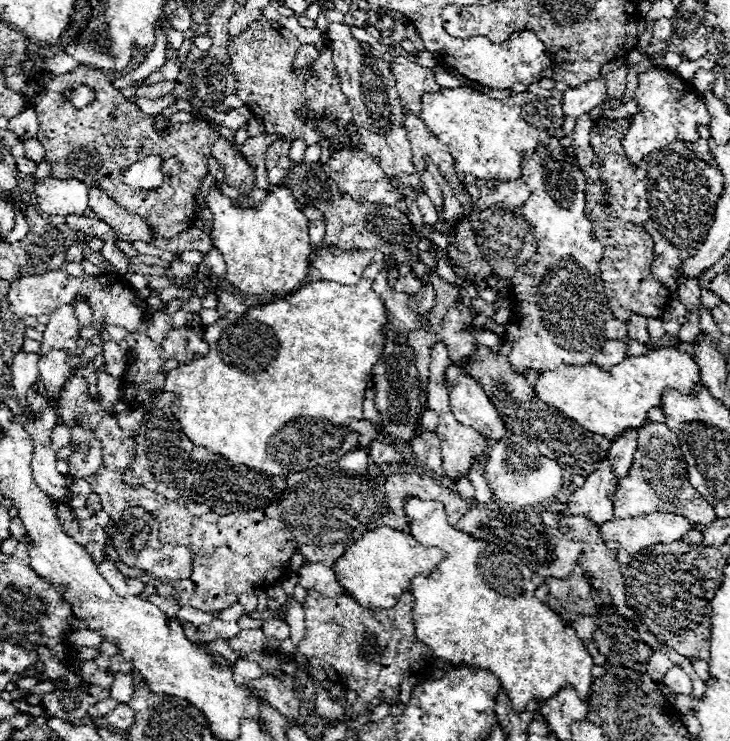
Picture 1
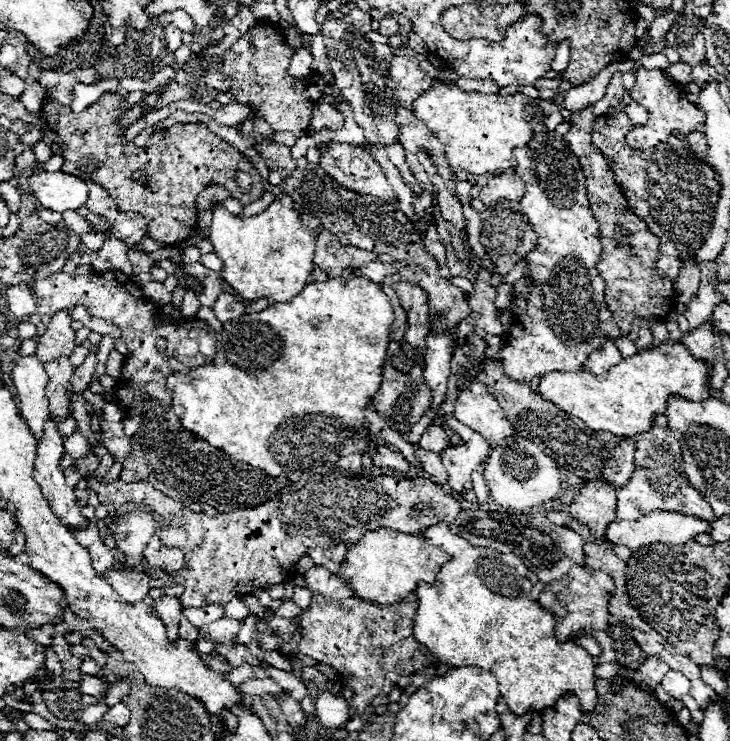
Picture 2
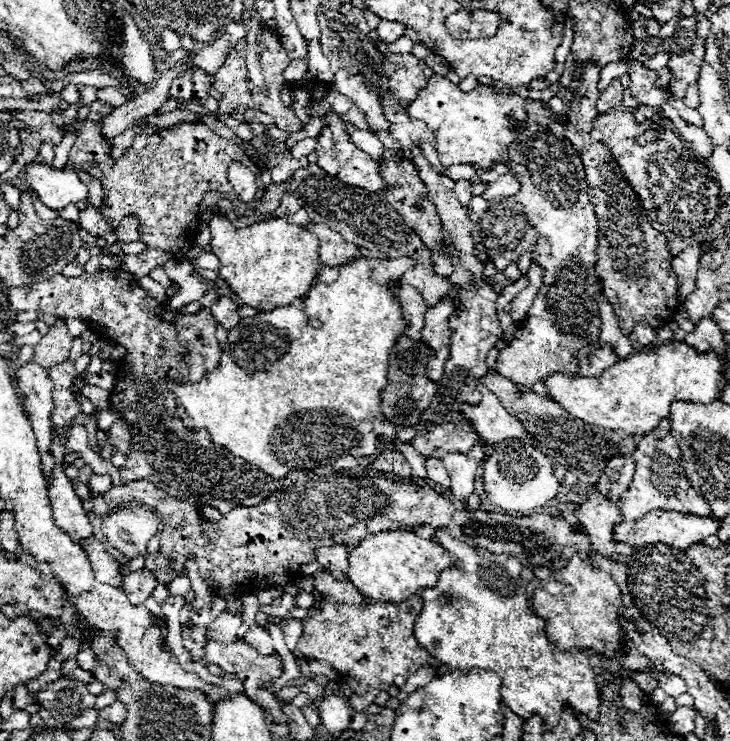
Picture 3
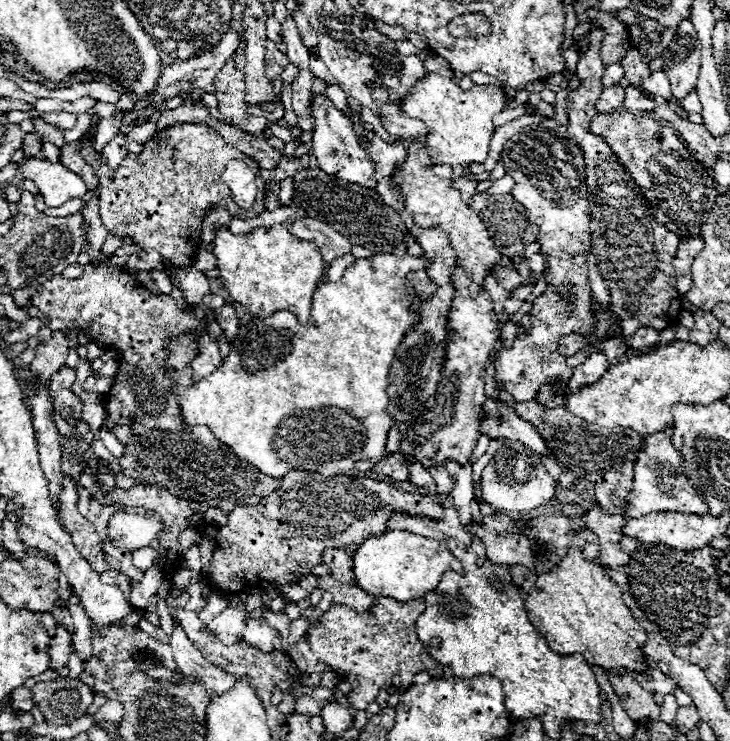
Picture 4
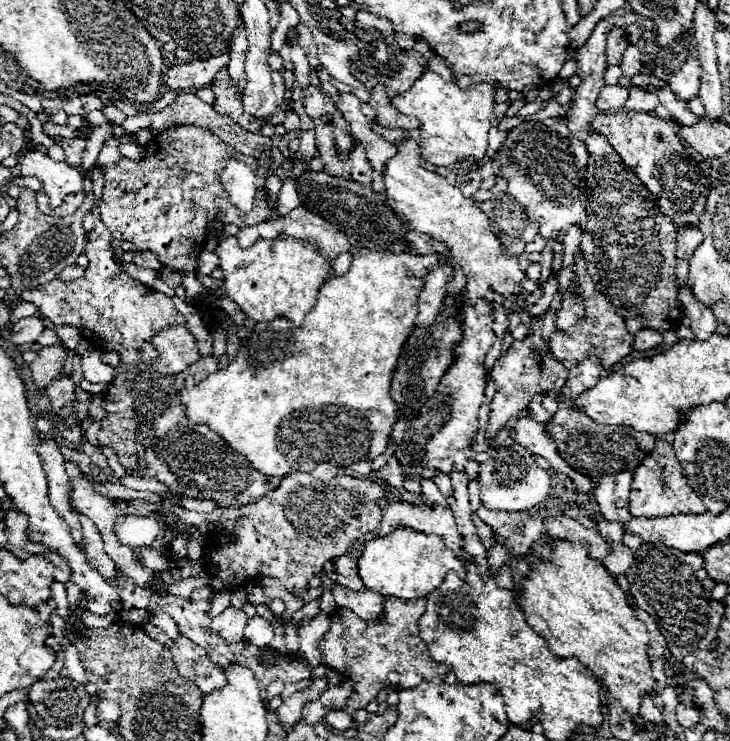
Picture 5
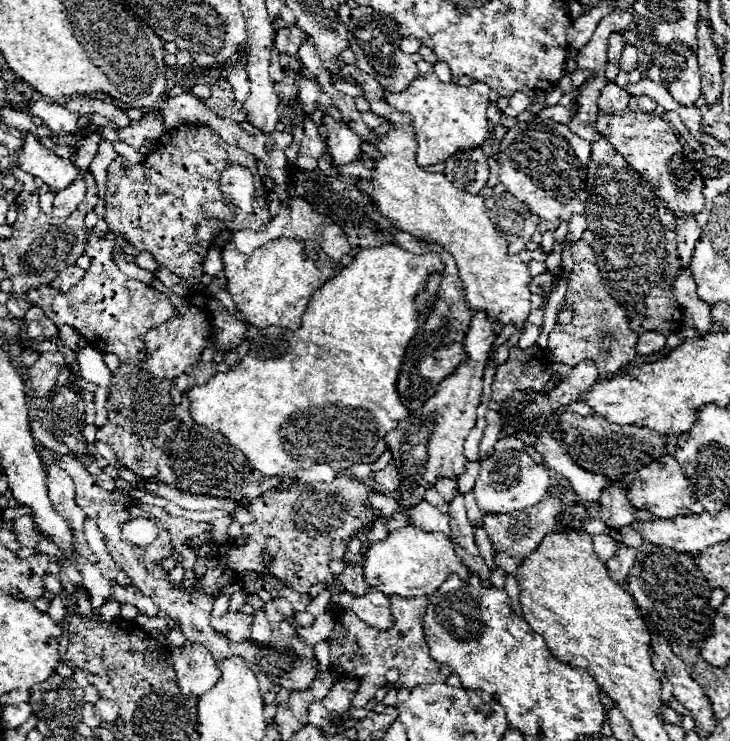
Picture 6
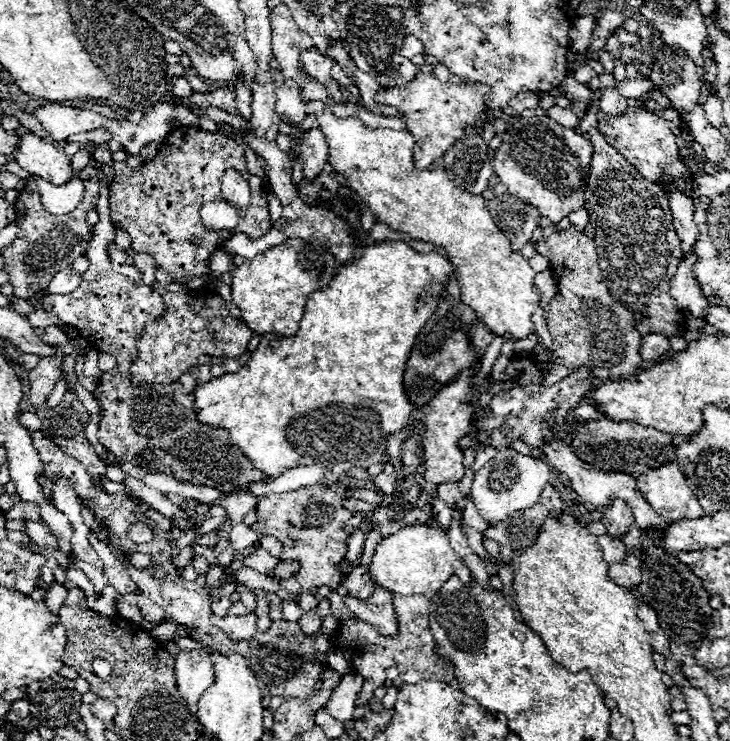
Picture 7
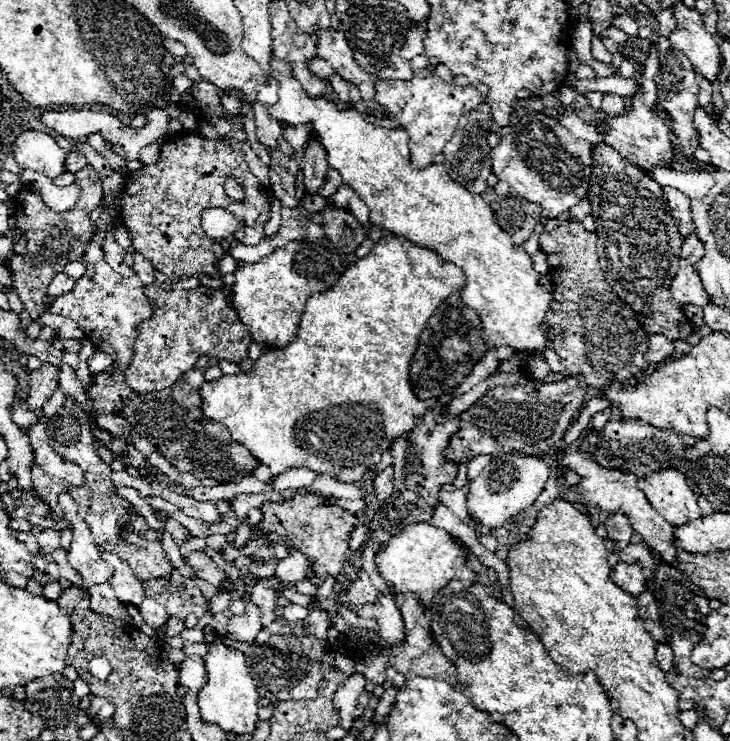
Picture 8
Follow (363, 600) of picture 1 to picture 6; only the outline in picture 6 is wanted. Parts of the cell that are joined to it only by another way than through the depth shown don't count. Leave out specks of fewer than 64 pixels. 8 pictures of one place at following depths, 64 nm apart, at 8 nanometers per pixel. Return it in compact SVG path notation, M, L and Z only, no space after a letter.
M400 528L390 532L388 538L380 542L372 542L364 554L364 578L370 588L376 588L388 596L400 598L414 598L414 596L428 596L438 590L438 586L456 572L462 580L470 576L464 562L456 556L452 544L440 532L426 532L420 528Z

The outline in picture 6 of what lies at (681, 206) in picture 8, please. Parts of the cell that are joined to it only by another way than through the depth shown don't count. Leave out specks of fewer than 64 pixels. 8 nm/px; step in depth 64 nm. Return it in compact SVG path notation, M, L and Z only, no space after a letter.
M694 218L676 220L676 236L678 236L678 258L682 260L682 268L688 266L694 246L700 240L700 228Z

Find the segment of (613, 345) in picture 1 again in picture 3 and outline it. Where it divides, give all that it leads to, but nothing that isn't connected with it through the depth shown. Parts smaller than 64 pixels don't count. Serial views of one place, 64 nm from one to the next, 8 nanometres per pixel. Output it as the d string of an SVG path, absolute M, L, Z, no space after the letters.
M602 346L602 348L594 350L592 354L588 354L584 360L580 360L578 374L596 376L598 378L598 376L602 376L604 370L608 370L616 362L618 362L618 354L610 346Z

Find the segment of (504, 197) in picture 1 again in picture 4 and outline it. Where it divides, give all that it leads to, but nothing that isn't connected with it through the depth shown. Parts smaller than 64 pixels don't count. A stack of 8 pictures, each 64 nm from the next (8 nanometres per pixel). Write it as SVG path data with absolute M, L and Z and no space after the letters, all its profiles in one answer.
M506 174L506 176L498 178L498 180L494 180L494 184L490 186L488 194L490 196L494 196L494 194L510 194L512 188L514 188L514 180L512 180L510 174Z

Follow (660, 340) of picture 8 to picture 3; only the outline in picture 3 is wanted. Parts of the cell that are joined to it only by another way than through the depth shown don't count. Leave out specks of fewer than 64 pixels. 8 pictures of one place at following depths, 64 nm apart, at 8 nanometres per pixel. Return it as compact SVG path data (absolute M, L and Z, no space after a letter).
M640 322L640 324L636 324L636 328L632 330L632 334L628 338L636 350L642 350L642 348L652 346L656 342L656 332L652 326Z

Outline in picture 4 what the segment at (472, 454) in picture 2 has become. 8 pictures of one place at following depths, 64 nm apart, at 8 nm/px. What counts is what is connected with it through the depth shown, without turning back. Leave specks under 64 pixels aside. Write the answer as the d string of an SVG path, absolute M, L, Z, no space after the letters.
M448 460L446 470L452 476L452 506L460 512L460 522L468 524L472 520L472 510L470 510L470 500L474 498L474 486L472 486L472 464L458 464L456 460Z

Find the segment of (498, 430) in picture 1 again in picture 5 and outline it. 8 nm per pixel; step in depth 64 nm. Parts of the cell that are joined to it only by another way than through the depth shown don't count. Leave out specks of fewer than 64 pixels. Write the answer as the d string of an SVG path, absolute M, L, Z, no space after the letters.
M518 418L514 428L510 430L510 438L518 444L524 444L524 448L528 448L532 454L538 454L542 458L546 458L552 468L560 474L566 474L572 478L572 482L580 488L580 492L588 492L590 486L592 486L592 480L574 472L562 458L560 454L556 452L556 444L546 436L542 424L538 424L536 420L530 420L530 418Z

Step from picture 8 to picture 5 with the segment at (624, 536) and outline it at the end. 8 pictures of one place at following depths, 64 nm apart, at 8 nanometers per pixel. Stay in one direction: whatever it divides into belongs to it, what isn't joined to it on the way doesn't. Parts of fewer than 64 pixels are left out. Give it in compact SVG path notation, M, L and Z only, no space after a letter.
M632 470L618 472L616 476L604 476L598 480L594 498L600 506L600 514L606 520L618 520L624 524L632 520L628 512L630 486L632 486Z

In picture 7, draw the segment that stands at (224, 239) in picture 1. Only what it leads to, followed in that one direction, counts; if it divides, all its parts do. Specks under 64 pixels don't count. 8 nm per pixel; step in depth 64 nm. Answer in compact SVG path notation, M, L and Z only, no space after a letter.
M300 238L272 246L268 252L256 256L256 260L232 256L232 300L252 332L274 332L278 336L292 336L300 328L308 294L328 286L328 282L336 276L338 266L338 260L330 256L318 242L304 242Z

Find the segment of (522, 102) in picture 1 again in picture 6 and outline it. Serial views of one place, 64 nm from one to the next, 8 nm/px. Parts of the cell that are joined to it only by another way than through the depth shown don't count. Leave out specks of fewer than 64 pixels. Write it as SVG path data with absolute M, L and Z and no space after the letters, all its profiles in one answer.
M434 72L420 74L404 92L386 94L386 102L398 112L412 116L412 126L416 130L416 160L420 166L434 166L446 162L454 152L482 146L488 132L488 102L490 88L486 84L474 82L470 86L444 84Z

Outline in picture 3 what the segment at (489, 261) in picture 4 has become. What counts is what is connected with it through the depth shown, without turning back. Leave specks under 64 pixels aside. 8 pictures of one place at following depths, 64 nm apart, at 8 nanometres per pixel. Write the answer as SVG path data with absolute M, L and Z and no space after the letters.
M414 148L414 150L412 150L412 156L414 156L414 162L416 162L416 166L418 166L418 172L420 172L420 178L422 178L424 186L430 190L428 194L430 194L430 200L434 202L434 206L436 206L436 212L438 212L438 216L440 216L440 220L442 220L442 226L448 230L448 234L450 234L452 244L456 246L456 250L464 254L464 256L460 256L460 264L462 264L466 270L470 270L470 272L472 272L474 282L480 282L480 280L484 278L484 276L482 276L484 264L482 264L482 262L478 262L478 260L476 260L476 256L474 256L474 248L482 248L480 228L478 228L476 224L472 224L472 220L466 216L466 208L464 208L464 206L456 200L454 192L452 192L450 188L444 188L442 178L440 178L440 176L432 170L430 162L428 162L426 158L422 158L422 154L420 154L420 150L418 150L418 148Z

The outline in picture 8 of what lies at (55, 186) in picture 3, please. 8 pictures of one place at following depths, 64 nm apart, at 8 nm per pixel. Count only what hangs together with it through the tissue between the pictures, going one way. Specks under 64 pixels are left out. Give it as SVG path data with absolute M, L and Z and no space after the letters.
M26 130L16 136L12 154L24 170L44 172L50 180L66 172L66 150L62 150L56 140L44 132Z

